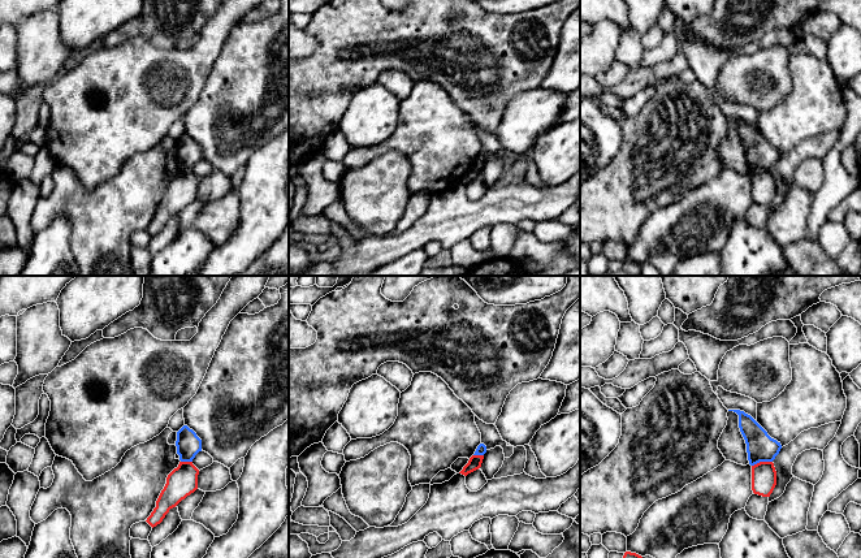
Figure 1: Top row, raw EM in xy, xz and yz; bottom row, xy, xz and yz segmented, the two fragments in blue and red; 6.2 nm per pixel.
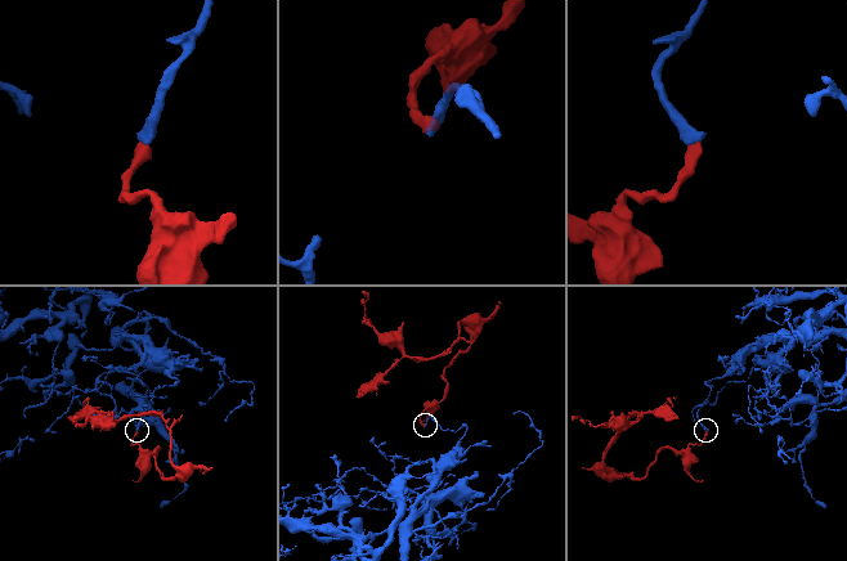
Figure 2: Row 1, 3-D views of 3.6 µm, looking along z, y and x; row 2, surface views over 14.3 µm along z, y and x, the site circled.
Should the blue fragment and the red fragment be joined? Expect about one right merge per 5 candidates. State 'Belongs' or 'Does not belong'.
Does not belong

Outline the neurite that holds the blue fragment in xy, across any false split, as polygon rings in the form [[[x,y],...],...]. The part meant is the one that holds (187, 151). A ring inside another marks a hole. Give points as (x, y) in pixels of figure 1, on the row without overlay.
[[[187,134],[177,140],[177,163],[181,170],[192,170],[195,164],[202,160],[202,148]]]

